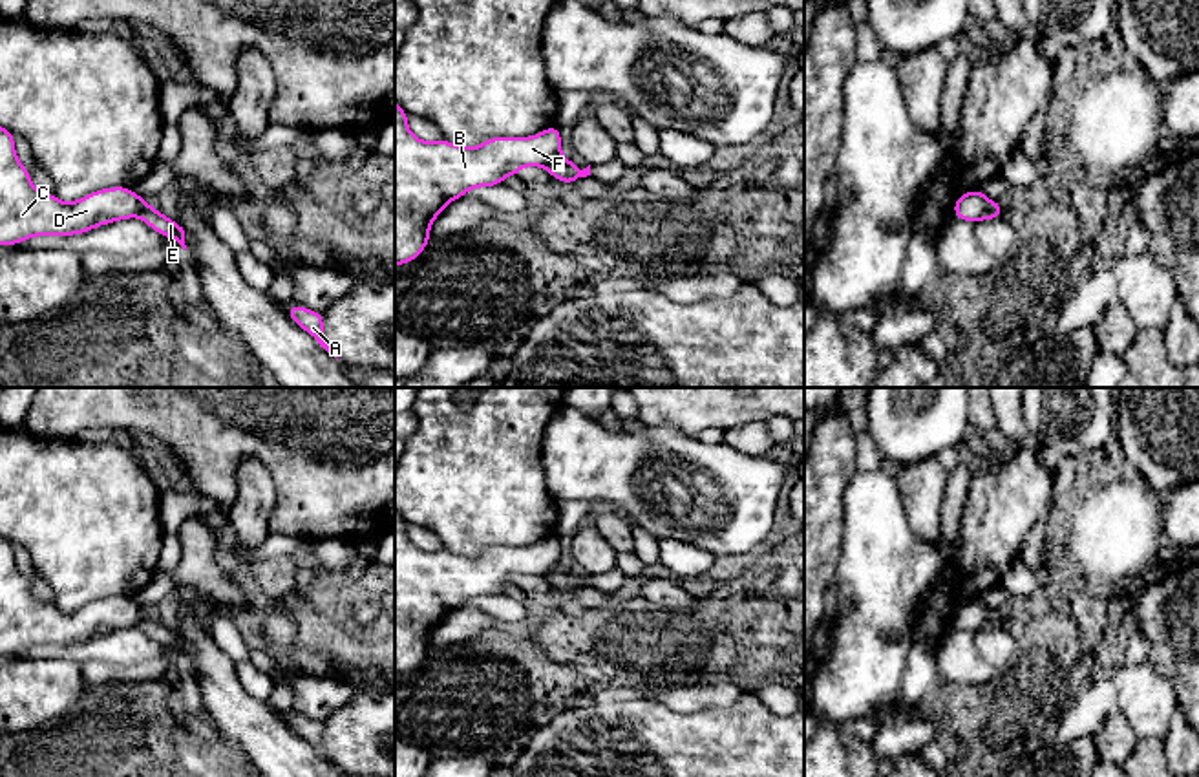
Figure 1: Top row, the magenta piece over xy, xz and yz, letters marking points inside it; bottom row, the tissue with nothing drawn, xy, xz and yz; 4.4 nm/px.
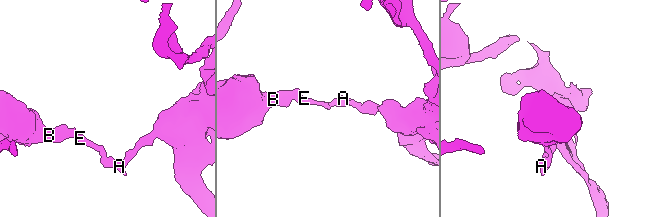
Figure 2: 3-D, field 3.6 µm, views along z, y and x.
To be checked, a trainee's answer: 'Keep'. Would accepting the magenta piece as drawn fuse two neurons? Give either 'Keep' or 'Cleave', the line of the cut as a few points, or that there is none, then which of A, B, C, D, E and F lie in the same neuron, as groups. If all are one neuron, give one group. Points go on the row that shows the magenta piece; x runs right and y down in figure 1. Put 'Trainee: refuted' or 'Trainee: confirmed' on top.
Trainee: refuted
Cleave. Split along yz (993, 202), (980, 218). Groups: A E / B C D F

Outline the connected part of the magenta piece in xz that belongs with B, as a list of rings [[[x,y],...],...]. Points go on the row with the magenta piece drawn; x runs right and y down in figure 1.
[[[395,101],[395,267],[424,252],[430,227],[450,201],[479,186],[499,186],[525,166],[546,166],[561,143],[556,124],[532,137],[490,137],[477,148],[420,141]]]

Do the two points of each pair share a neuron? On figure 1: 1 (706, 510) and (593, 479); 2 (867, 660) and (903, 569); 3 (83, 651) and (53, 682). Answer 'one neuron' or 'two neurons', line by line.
1: one neuron
2: one neuron
3: two neurons

